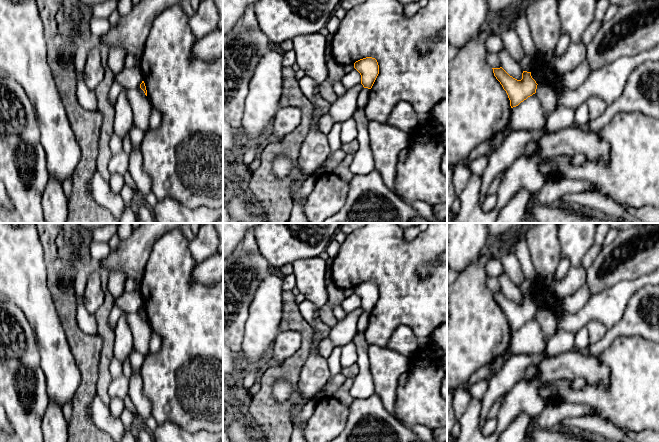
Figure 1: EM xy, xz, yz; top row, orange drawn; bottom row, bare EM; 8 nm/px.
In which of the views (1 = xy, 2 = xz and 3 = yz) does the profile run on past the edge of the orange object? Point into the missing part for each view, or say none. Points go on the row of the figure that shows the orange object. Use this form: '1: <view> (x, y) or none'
1: none
2: none
3: none

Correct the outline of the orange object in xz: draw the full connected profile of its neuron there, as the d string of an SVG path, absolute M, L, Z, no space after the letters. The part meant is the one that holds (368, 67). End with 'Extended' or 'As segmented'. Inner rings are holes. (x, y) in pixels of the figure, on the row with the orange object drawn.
M366 57L354 63L354 68L361 75L361 84L364 88L371 89L378 74L379 65L375 58Z. As segmented

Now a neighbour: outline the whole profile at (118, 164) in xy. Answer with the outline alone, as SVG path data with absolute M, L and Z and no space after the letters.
M122 150L120 153L112 156L109 163L109 172L111 174L120 174L125 176L128 172L129 155Z

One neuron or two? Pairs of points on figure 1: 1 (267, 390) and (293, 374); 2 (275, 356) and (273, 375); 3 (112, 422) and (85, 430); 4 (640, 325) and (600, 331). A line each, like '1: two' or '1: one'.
1: one
2: two
3: two
4: two

